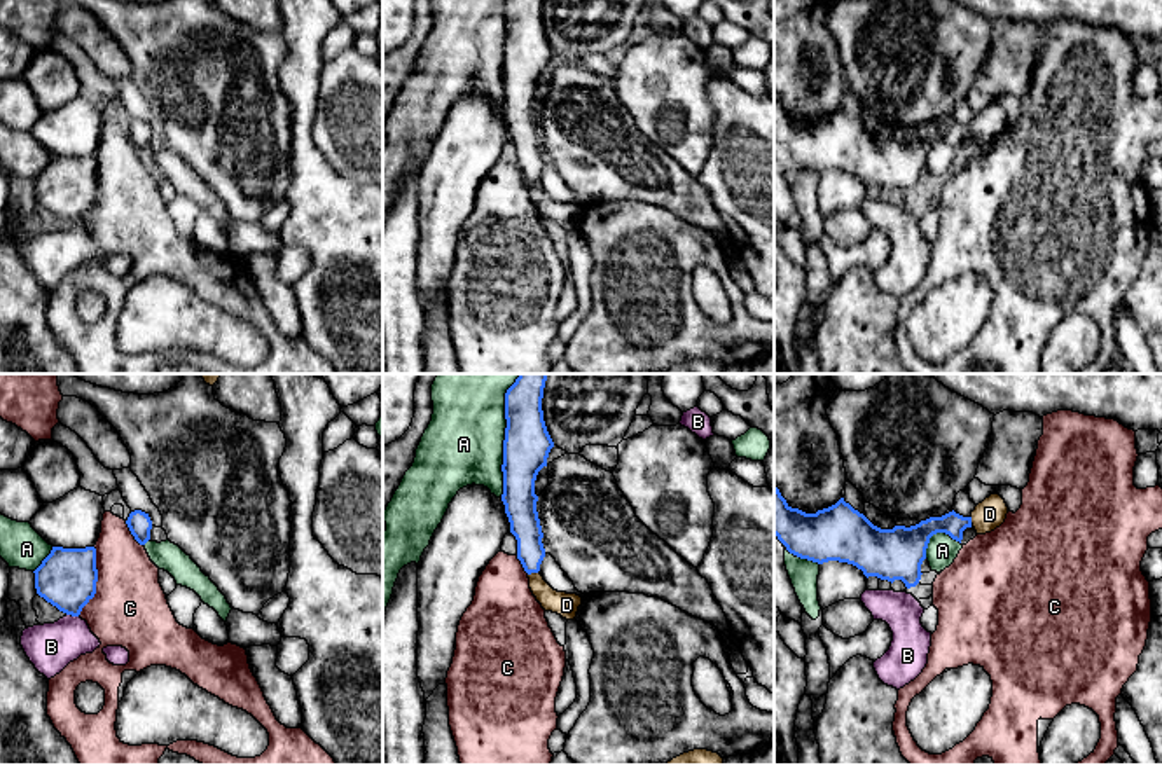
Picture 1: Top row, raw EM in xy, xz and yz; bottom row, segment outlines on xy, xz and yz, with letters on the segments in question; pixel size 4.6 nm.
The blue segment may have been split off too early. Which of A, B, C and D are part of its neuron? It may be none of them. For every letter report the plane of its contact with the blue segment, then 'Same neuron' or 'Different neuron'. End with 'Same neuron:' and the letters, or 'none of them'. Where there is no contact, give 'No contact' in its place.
A: Touches blue in xz. Different neuron
B: Touches blue in xy. Different neuron
C: Touches blue in xy. Different neuron
D: Touches blue in xz. Same neuron
Same neuron: D

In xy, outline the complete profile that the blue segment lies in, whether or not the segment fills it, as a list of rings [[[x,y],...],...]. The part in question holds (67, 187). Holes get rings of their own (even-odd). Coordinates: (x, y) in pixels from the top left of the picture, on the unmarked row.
[[[52,155],[51,162],[33,182],[40,206],[59,220],[79,225],[96,203],[96,157]]]

